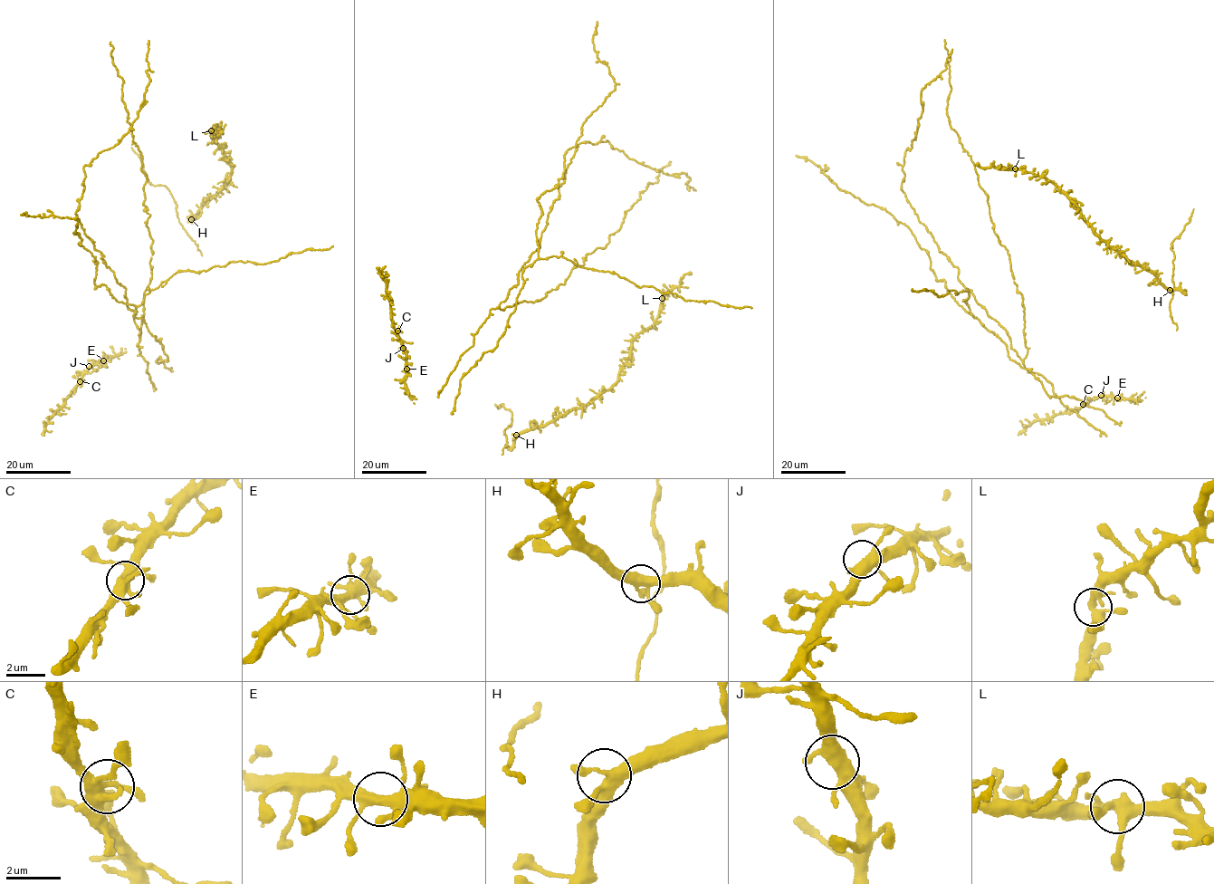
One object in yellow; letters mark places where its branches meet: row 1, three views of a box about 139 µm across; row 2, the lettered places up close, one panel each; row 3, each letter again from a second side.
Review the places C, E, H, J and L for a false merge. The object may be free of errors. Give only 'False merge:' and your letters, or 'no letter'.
False merge: no letter

